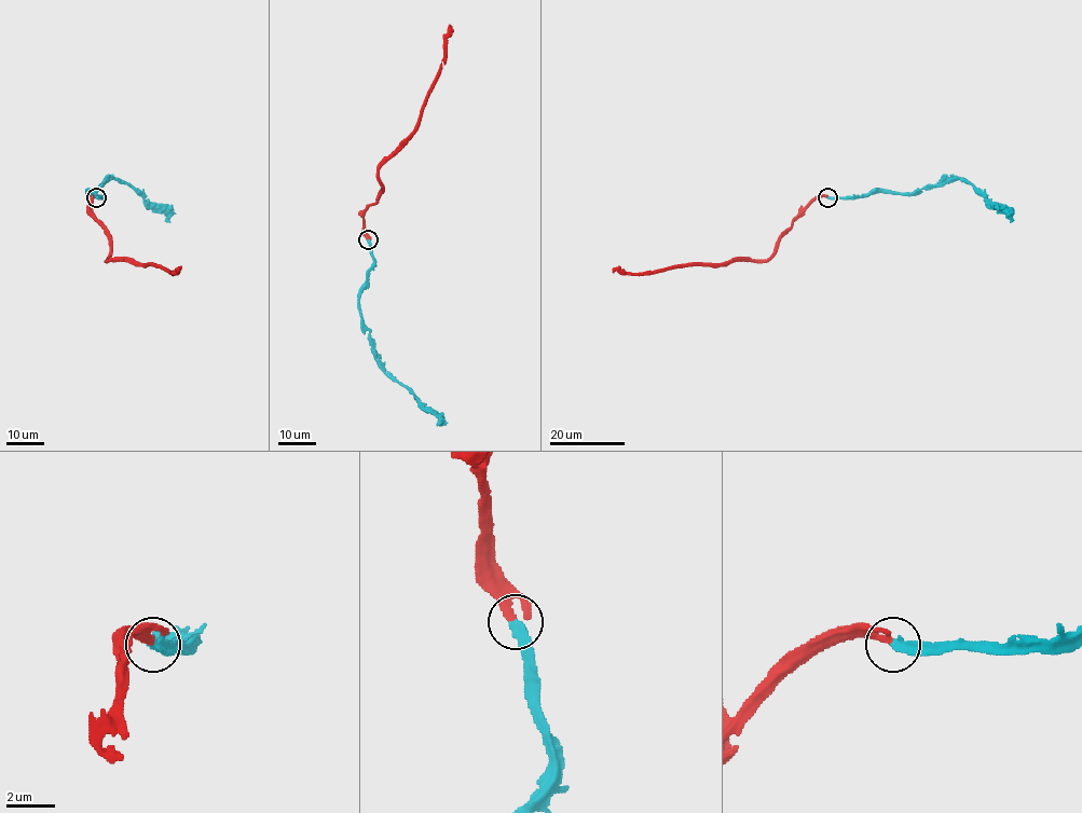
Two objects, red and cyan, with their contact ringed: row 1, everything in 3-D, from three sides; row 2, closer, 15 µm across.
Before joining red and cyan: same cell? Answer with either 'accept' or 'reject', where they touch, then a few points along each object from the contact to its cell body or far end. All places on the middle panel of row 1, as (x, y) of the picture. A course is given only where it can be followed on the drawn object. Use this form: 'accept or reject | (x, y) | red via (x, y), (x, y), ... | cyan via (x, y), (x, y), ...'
accept | (368, 239) | red via (368, 239), (364, 210), (382, 192), (379, 166), (416, 127), (421, 109), (443, 57), (443, 37), (450, 24) | cyan via (368, 239), (373, 266), (359, 292), (358, 309), (369, 330), (374, 358), (442, 422)

